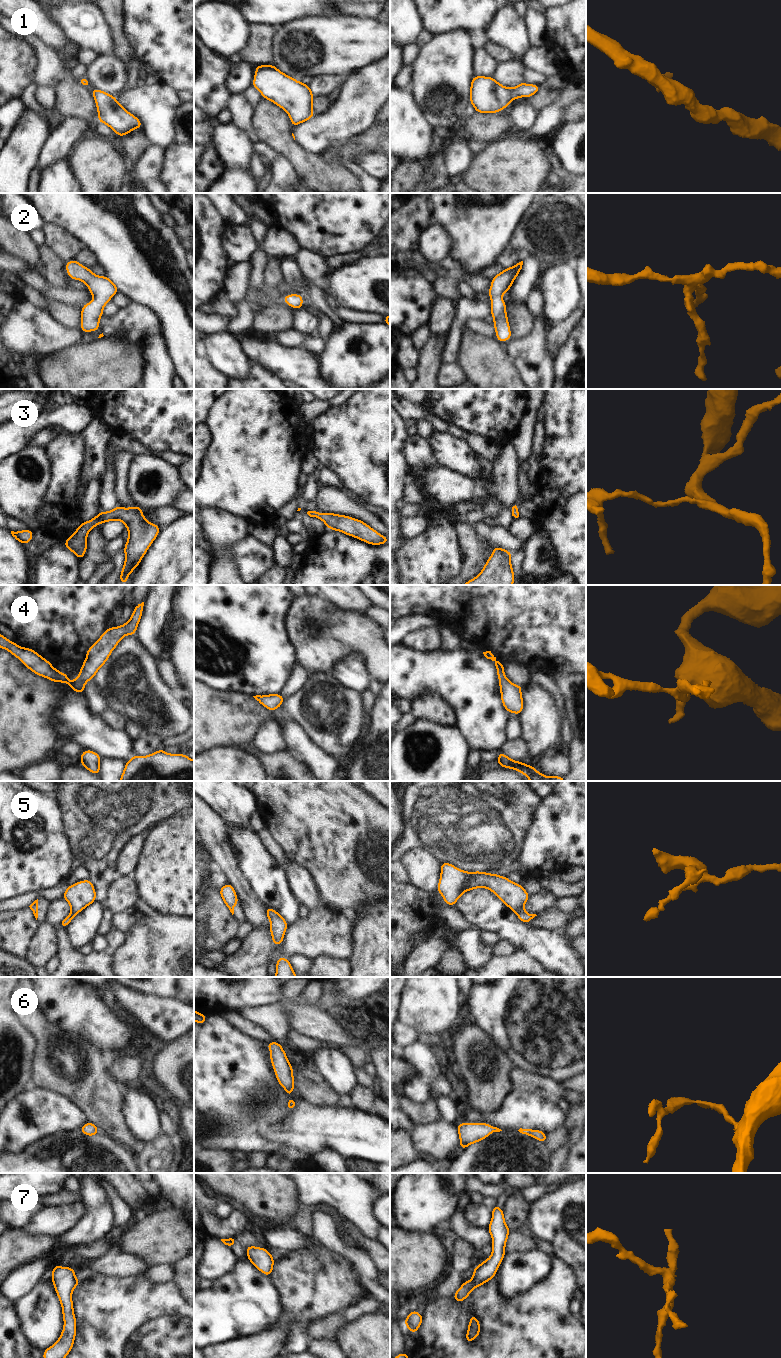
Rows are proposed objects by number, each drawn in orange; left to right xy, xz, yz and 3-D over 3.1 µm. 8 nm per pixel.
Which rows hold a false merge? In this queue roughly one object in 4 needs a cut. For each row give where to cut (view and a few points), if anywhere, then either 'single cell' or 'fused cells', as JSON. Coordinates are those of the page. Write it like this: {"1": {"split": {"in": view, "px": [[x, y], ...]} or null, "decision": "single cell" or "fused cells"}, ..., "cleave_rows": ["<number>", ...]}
{"1": {"split": null, "decision": "single cell"}, "2": {"split": null, "decision": "single cell"}, "3": {"split": null, "decision": "single cell"}, "4": {"split": null, "decision": "single cell"}, "5": {"split": null, "decision": "single cell"}, "6": {"split": null, "decision": "single cell"}, "7": {"split": {"in": "yz", "px": [[471, 1278], [473, 1287]]}, "decision": "fused cells"}, "cleave_rows": ["7"]}

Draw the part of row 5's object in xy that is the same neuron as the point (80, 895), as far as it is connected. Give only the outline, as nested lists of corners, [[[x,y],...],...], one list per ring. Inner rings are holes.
[[[87,879],[68,886],[62,898],[71,907],[71,913],[59,924],[60,927],[66,928],[76,914],[96,901],[96,891],[92,882]]]

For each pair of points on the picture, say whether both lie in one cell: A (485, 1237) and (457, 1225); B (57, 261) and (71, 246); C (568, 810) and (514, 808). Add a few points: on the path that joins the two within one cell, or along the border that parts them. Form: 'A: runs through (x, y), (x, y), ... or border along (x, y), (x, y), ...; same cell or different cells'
A: runs through (478, 1237), (474, 1237), (464, 1231); same cell
B: border along (45, 243), (65, 262); different cells
C: border along (541, 798), (533, 821), (526, 831); different cells

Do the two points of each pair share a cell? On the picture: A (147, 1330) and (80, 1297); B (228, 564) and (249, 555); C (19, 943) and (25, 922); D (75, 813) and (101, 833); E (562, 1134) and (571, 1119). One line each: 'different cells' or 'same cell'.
A: same cell
B: different cells
C: same cell
D: same cell
E: different cells

